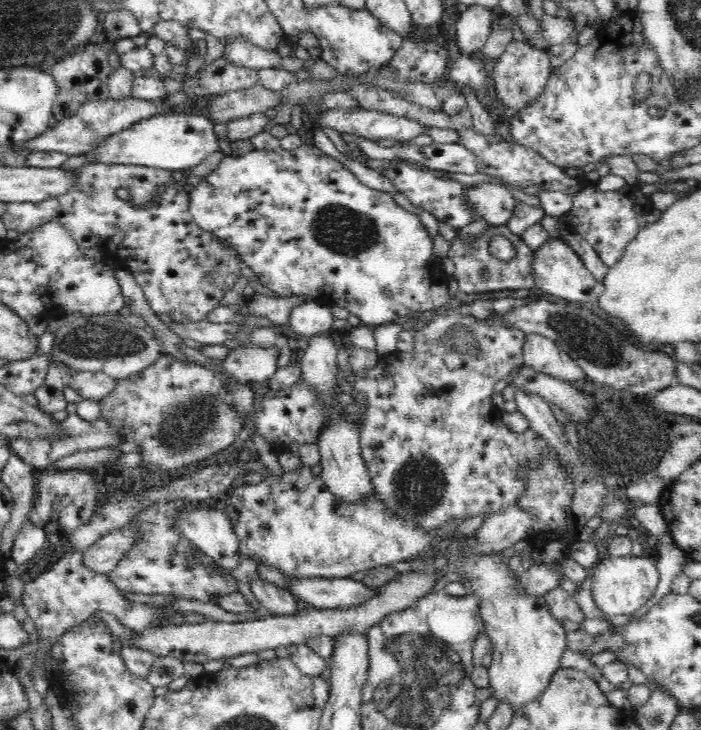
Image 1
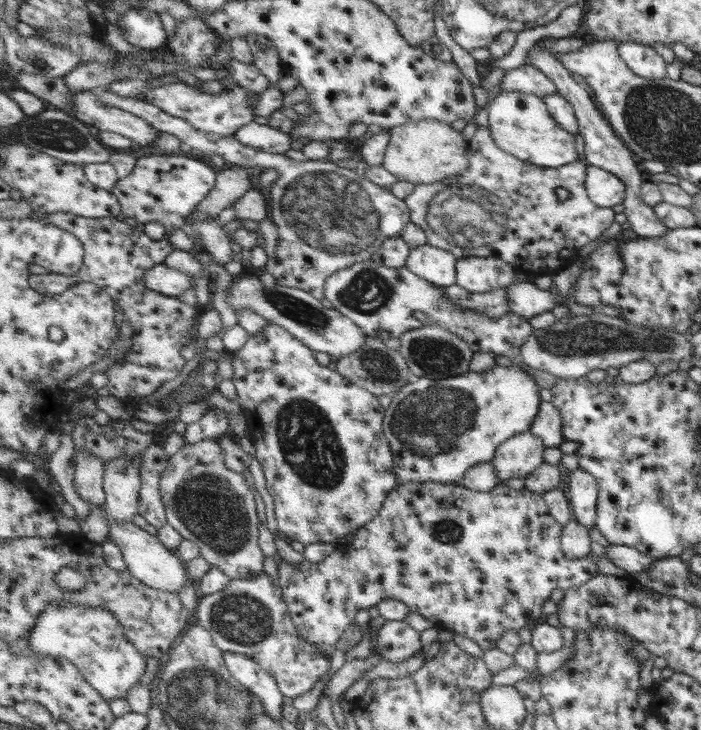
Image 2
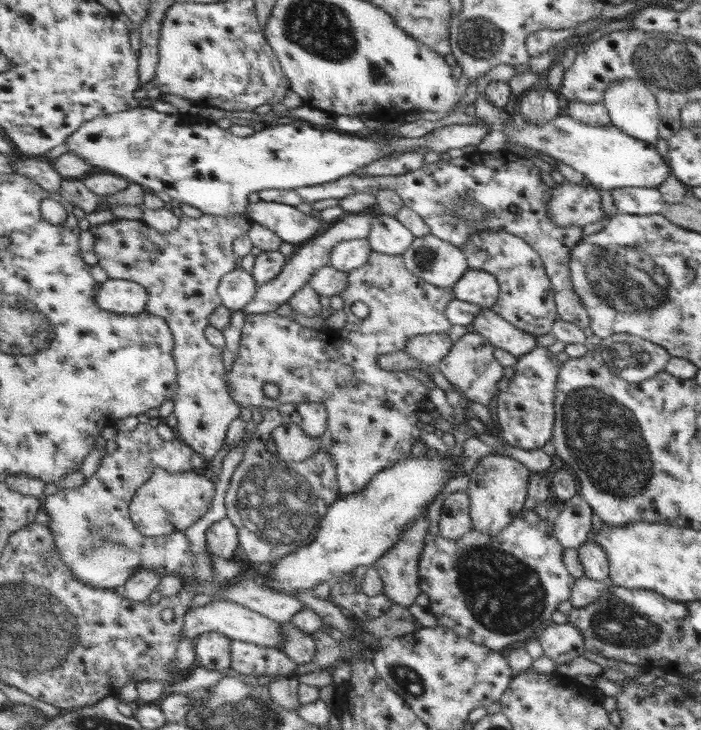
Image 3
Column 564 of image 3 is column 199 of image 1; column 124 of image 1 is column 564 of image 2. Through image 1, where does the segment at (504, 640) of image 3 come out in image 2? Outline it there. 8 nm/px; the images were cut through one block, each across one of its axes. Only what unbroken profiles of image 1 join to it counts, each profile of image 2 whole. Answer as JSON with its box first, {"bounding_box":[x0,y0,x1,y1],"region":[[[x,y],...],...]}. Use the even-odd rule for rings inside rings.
{"bounding_box":[277,483,628,658],"region":[[[406,483],[399,485],[389,493],[376,518],[354,534],[354,540],[349,546],[343,542],[340,543],[336,552],[331,553],[323,562],[312,563],[305,559],[301,564],[291,564],[282,559],[277,564],[279,585],[284,592],[285,602],[288,604],[292,619],[299,629],[300,635],[311,644],[316,644],[329,658],[335,647],[337,648],[345,629],[356,622],[357,613],[360,610],[367,610],[371,606],[376,606],[376,604],[387,599],[395,599],[408,604],[409,608],[434,623],[438,629],[446,629],[450,633],[456,632],[468,637],[485,651],[497,647],[498,640],[506,632],[515,630],[519,633],[522,628],[536,625],[537,620],[541,620],[541,616],[543,616],[544,604],[551,598],[555,588],[565,591],[571,587],[580,587],[581,584],[592,579],[596,572],[620,578],[628,576],[624,569],[613,564],[605,555],[591,555],[590,559],[584,560],[575,560],[563,556],[561,552],[561,527],[562,524],[550,512],[544,495],[527,488],[514,490],[505,484],[499,484],[492,491],[477,492],[460,483]]]}

